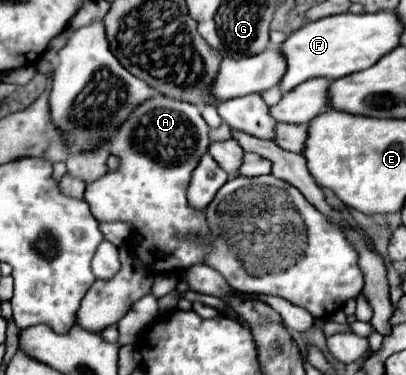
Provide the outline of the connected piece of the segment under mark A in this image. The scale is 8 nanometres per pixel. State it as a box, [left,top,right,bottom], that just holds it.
[84,97,210,273]

